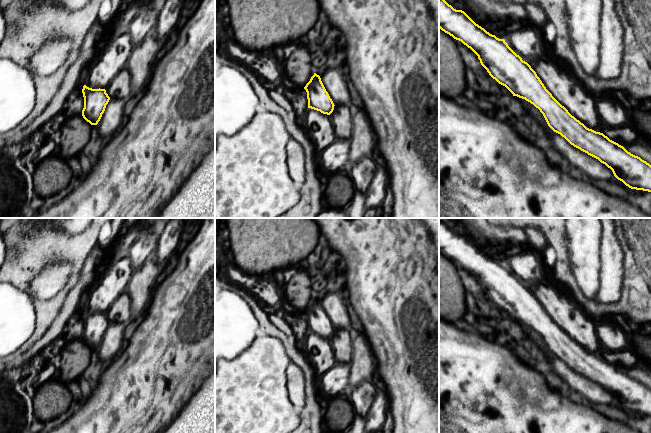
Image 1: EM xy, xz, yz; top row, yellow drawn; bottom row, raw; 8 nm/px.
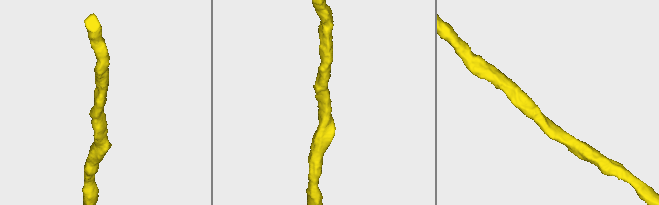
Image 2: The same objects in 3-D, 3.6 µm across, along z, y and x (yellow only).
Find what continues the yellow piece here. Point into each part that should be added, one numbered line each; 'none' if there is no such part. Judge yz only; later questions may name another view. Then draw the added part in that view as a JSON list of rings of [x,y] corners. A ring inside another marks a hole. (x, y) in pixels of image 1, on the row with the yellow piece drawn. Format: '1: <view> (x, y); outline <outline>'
none

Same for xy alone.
none

